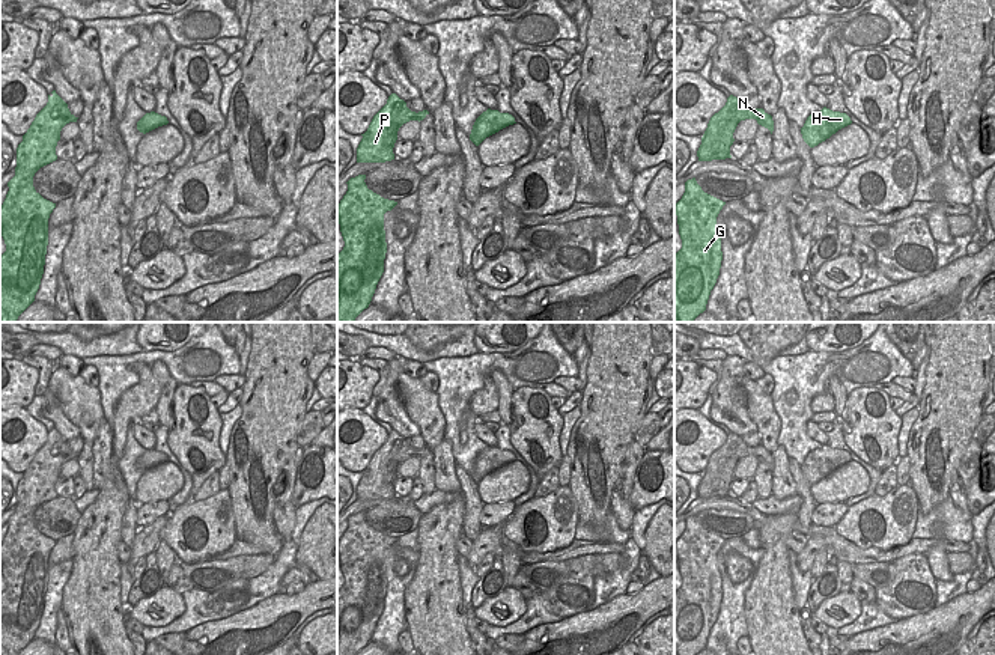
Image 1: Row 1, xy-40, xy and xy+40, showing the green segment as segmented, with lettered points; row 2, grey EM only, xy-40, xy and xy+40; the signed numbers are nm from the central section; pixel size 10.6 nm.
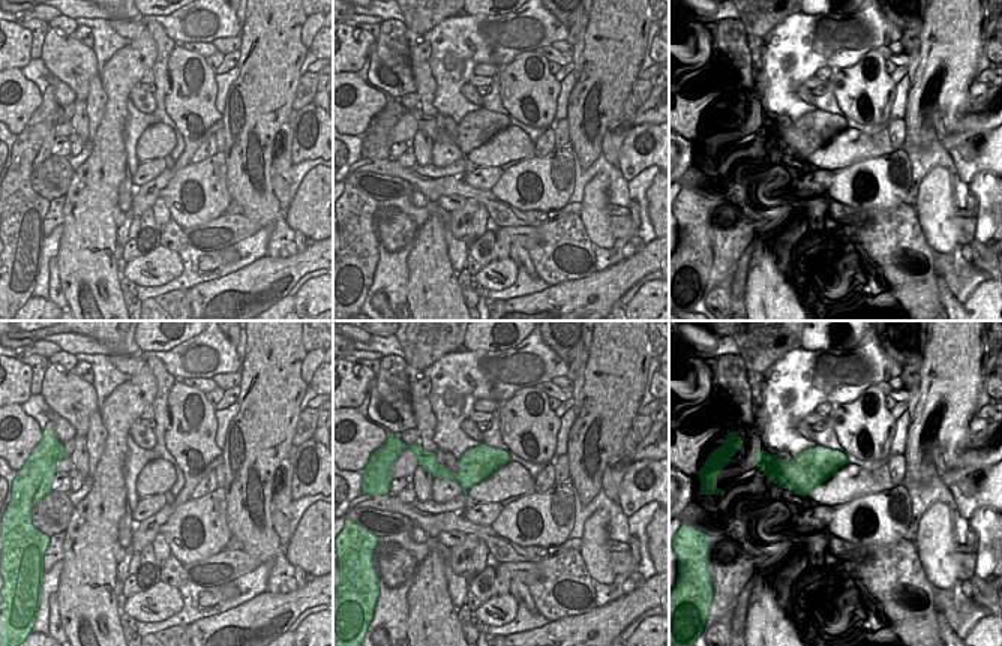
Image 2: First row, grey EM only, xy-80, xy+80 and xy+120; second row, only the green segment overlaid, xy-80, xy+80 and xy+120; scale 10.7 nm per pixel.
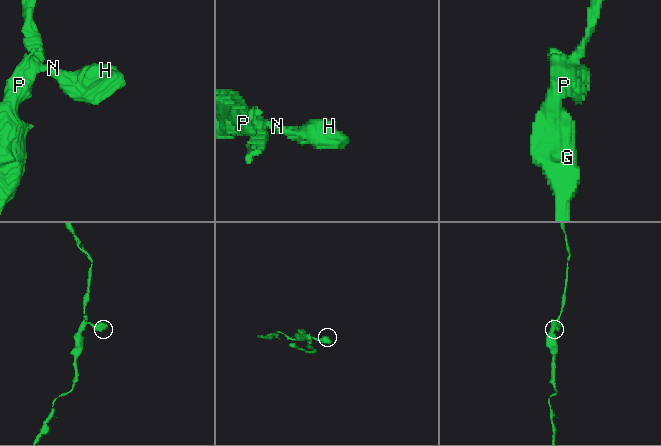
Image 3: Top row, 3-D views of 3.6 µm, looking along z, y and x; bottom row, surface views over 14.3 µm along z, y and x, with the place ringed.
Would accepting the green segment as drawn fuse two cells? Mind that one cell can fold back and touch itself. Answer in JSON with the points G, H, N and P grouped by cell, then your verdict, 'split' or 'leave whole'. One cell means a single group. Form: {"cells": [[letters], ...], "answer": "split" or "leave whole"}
{"cells": [["G", "H", "N", "P"]], "answer": "leave whole"}

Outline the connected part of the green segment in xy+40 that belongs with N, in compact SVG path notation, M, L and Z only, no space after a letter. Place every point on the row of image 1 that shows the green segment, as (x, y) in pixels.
M730 95L726 105L715 113L701 137L697 151L698 161L732 158L730 146L733 145L733 133L741 120L756 119L759 125L768 128L772 134L774 120L763 108L748 110L741 99Z

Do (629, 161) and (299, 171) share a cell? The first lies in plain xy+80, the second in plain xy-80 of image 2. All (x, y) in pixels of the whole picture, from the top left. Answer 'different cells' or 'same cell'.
different cells

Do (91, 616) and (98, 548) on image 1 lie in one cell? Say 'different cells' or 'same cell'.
same cell

